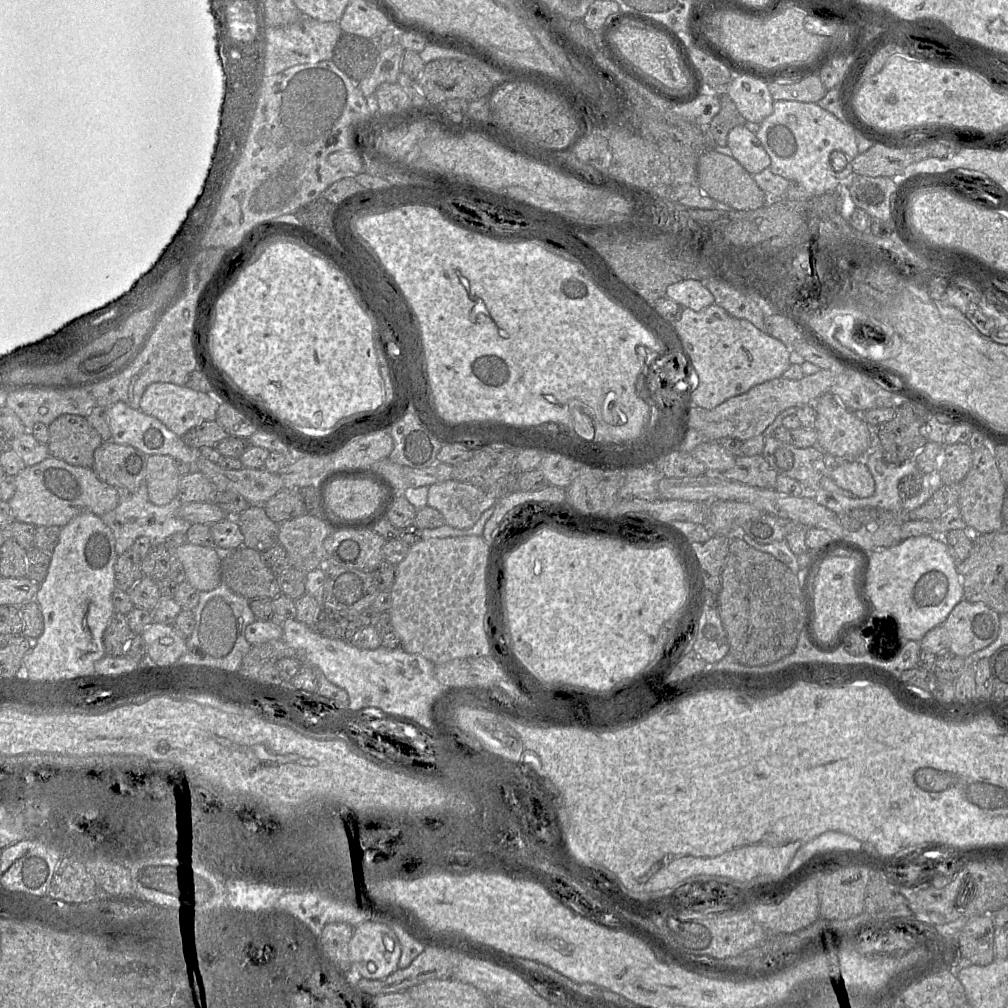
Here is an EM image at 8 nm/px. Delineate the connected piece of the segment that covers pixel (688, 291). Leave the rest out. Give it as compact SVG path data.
M683 280L667 287L665 296L694 311L701 311L714 304L712 293L697 280Z

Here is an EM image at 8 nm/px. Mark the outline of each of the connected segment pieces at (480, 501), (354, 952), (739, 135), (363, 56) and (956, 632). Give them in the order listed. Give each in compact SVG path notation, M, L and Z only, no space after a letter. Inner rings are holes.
M450 479L428 487L427 506L435 508L444 517L445 524L454 528L469 528L482 513L496 503L497 499L482 489L458 480Z
M364 922L354 927L349 955L363 978L384 979L398 969L401 945L386 924Z
M744 125L734 127L727 137L730 154L751 175L771 165L771 159L756 134Z
M343 33L331 60L352 81L360 82L373 71L380 52L371 39Z
M963 599L952 609L943 626L950 638L949 651L966 658L996 640L1000 614L983 602Z

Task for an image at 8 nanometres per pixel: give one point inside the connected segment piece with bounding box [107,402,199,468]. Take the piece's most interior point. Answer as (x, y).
(130, 427)

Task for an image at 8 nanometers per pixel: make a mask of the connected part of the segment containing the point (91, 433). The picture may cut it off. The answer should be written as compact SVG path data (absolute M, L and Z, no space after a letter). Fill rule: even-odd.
M62 415L49 426L50 456L73 466L92 468L94 452L103 443L86 417Z

